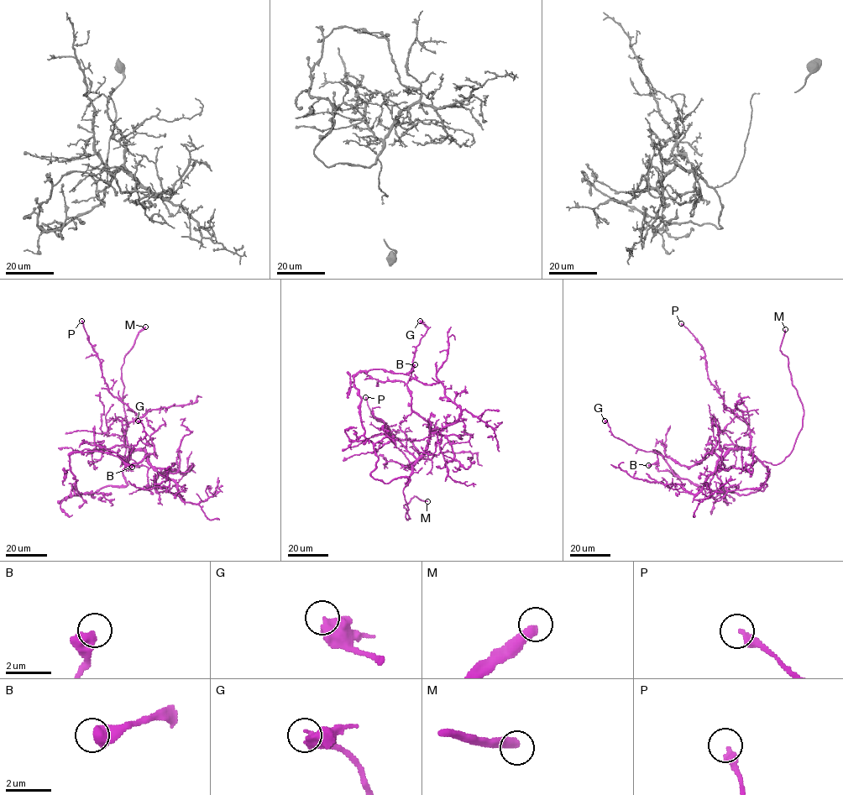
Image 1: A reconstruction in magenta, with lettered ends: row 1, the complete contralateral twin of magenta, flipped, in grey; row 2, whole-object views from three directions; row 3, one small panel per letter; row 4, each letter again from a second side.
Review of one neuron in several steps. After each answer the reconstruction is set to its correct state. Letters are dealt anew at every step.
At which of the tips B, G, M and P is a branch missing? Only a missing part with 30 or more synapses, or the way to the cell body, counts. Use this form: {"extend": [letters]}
{"extend": ["M"]}

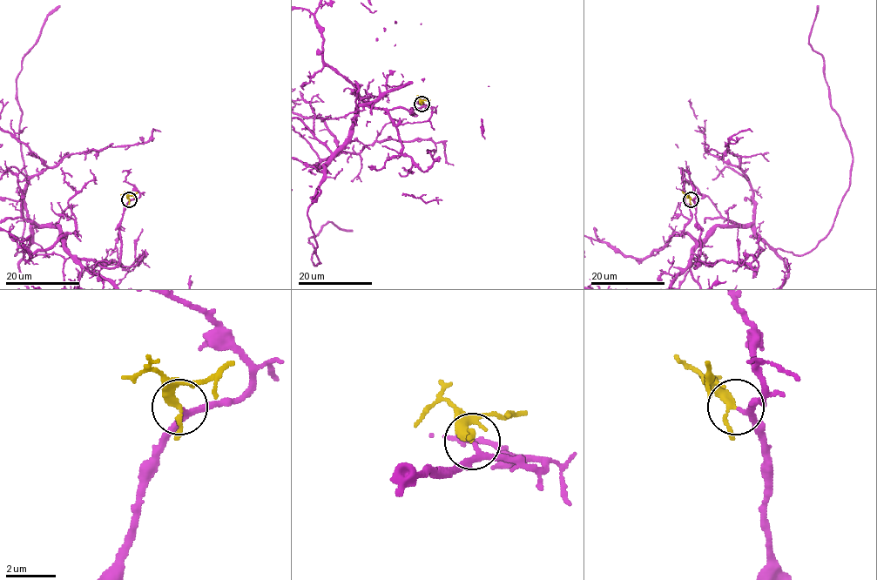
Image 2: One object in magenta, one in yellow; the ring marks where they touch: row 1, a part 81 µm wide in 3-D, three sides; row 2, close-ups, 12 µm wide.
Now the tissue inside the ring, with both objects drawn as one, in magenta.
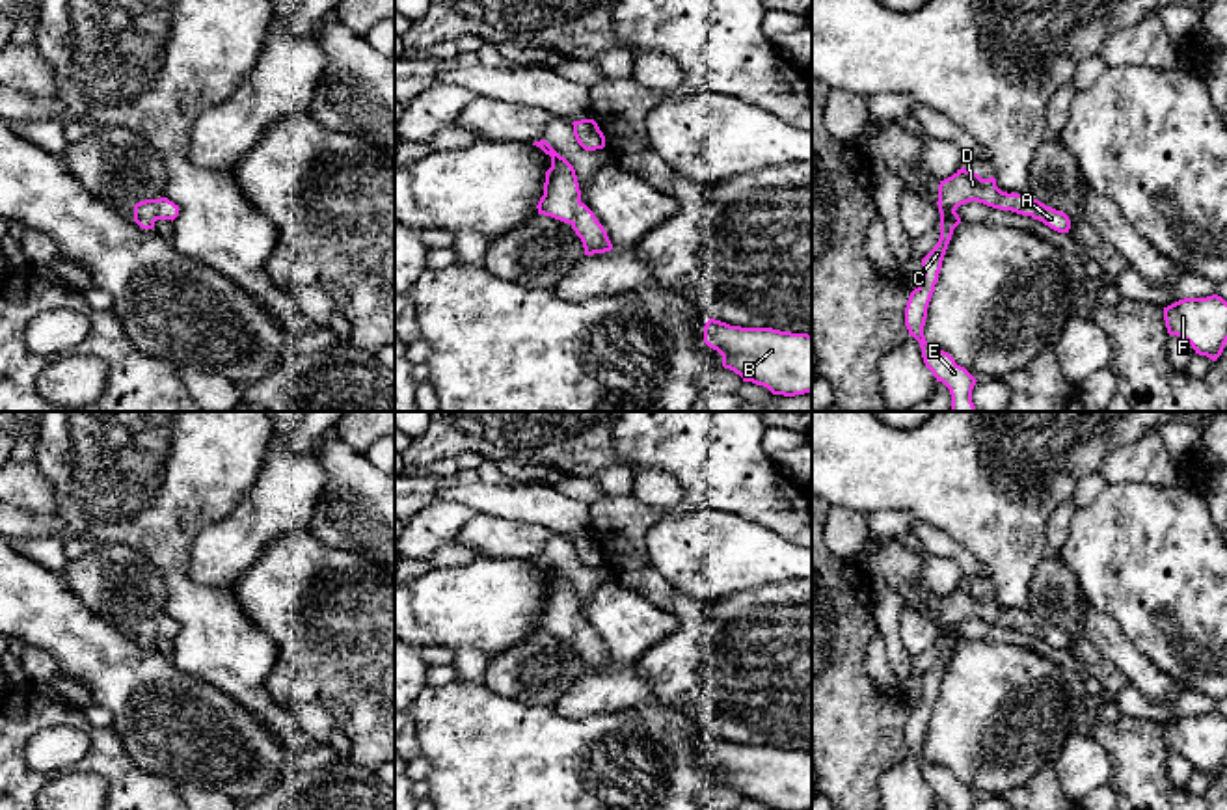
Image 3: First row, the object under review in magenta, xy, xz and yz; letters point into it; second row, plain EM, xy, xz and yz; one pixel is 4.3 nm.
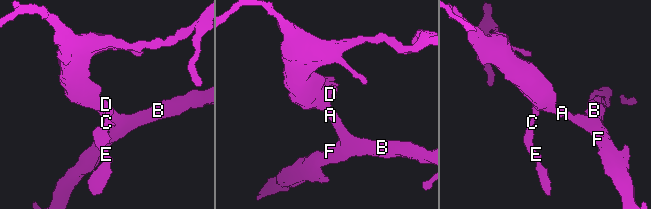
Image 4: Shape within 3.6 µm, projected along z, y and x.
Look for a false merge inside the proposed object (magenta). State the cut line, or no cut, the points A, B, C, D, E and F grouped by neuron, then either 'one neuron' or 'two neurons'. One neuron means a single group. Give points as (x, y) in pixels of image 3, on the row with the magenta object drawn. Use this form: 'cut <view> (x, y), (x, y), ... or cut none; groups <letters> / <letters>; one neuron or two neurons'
cut none; groups A B C D E F; one neuron

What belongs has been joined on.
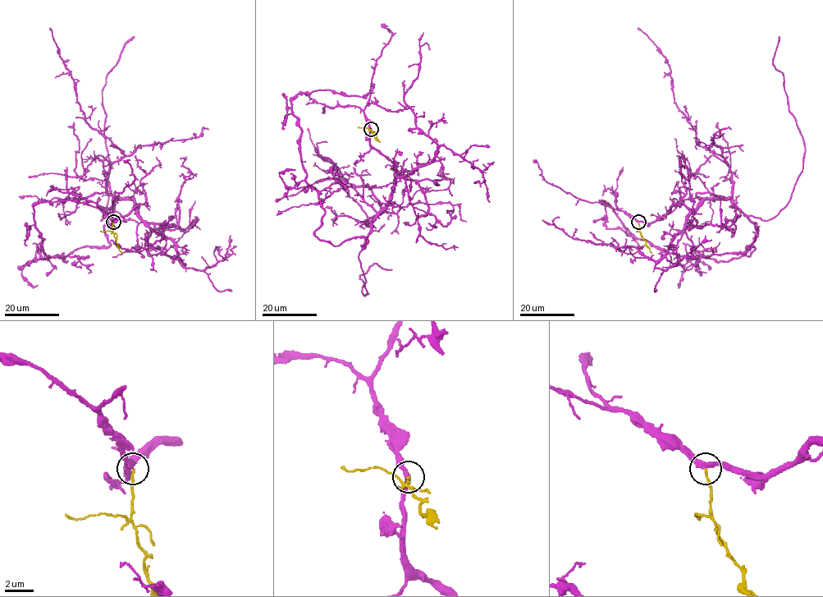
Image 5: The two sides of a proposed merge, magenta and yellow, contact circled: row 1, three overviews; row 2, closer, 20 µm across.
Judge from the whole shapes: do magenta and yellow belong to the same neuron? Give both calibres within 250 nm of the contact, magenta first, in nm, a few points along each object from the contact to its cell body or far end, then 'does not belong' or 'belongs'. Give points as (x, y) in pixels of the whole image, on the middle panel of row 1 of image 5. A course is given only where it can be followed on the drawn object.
320/160 nm | magenta via (371, 129), (392, 195), (363, 248), (334, 245), (315, 236), (291, 100), (374, 83) | yellow via (371, 129), (380, 142) | belongs

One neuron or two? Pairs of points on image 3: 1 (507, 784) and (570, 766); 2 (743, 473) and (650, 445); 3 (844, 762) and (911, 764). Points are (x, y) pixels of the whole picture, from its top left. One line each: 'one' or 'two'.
1: one
2: one
3: two

